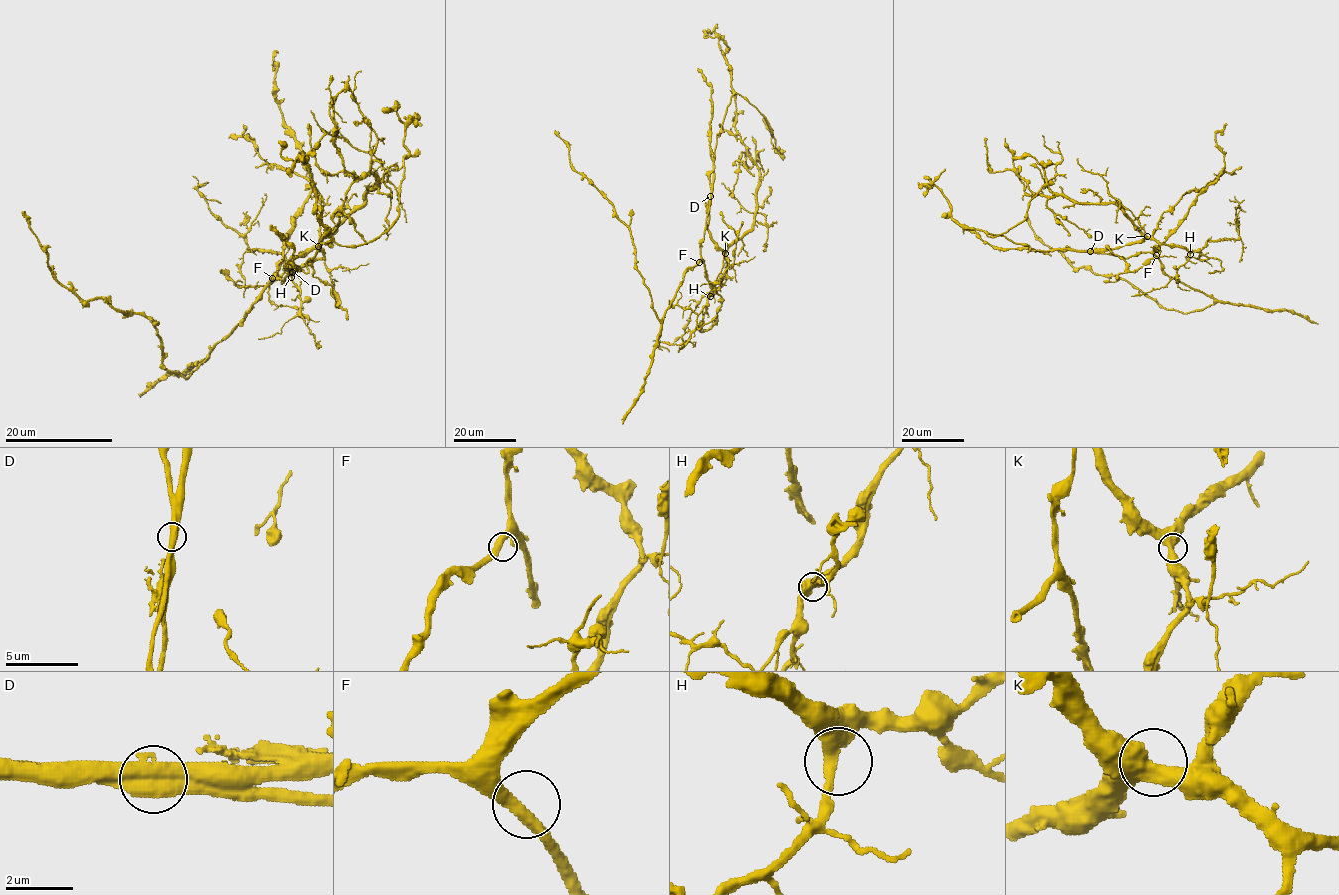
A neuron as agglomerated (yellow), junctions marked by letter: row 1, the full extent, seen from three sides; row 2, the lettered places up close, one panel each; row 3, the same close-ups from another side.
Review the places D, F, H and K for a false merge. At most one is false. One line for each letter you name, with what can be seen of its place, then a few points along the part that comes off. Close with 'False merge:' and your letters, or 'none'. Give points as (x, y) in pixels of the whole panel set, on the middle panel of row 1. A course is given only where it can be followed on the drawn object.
D: at (710, 196); foreign part runs (711, 195), (700, 259), (659, 319), (629, 228), (570, 164), (569, 146), (554, 130)
False merge: D

